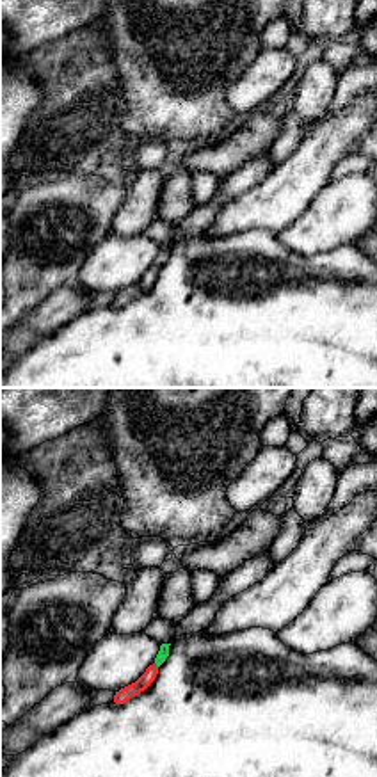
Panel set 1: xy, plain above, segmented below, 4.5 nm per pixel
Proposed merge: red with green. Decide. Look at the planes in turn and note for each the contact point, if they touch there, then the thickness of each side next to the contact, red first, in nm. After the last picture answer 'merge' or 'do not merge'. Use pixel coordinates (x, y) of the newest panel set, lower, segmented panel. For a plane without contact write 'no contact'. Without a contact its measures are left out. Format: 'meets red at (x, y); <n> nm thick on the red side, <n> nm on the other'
meets red at (155, 665); 70 nm thick on the red side, 50 nm on the other

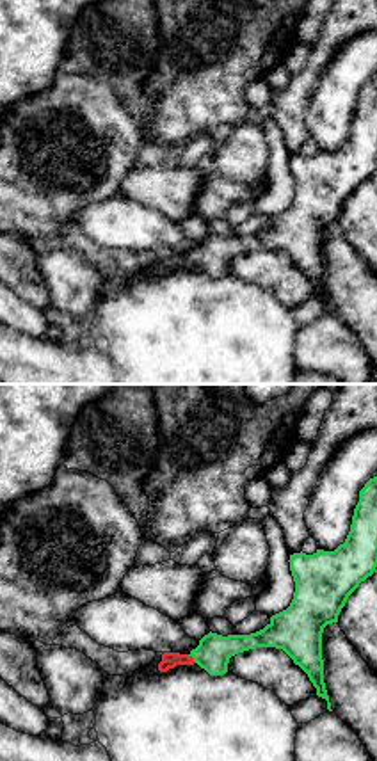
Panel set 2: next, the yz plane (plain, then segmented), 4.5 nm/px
meets red at (192, 658); 80 nm thick on the red side, 160 nm on the other

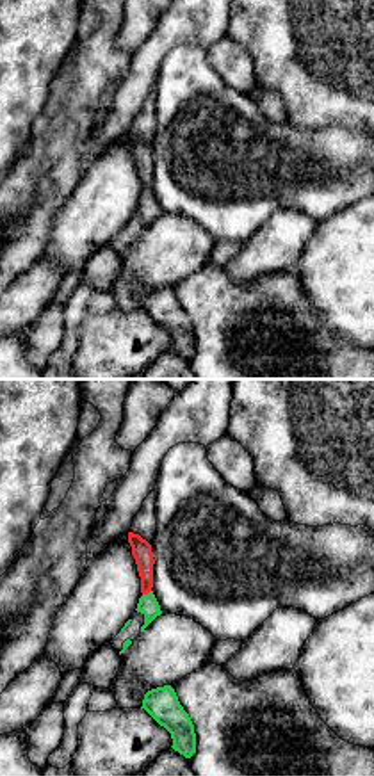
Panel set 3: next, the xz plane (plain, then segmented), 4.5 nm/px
meets red at (146, 593); 90 nm thick on the red side, 90 nm on the other

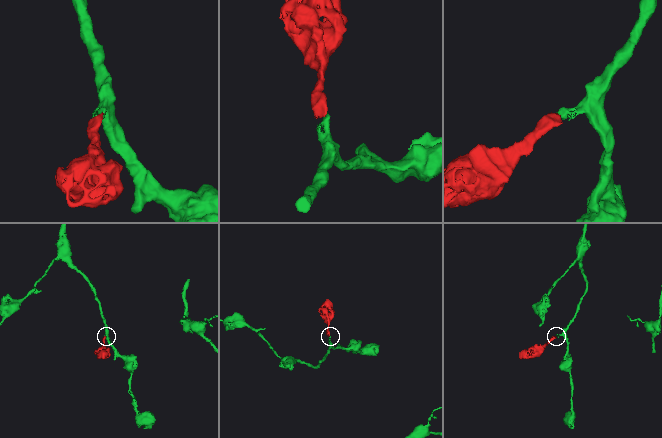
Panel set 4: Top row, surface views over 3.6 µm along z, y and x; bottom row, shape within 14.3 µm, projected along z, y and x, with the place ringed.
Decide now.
merge

